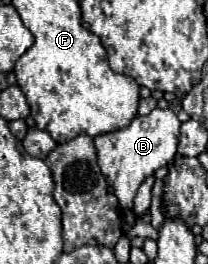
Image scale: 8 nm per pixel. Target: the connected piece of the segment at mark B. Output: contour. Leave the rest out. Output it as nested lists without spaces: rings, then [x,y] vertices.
[[[153,109],[149,115],[137,115],[127,129],[119,129],[115,133],[105,133],[95,137],[99,167],[103,169],[109,185],[113,187],[119,207],[131,209],[135,193],[147,175],[153,175],[157,169],[165,167],[177,155],[181,121],[171,109]]]

